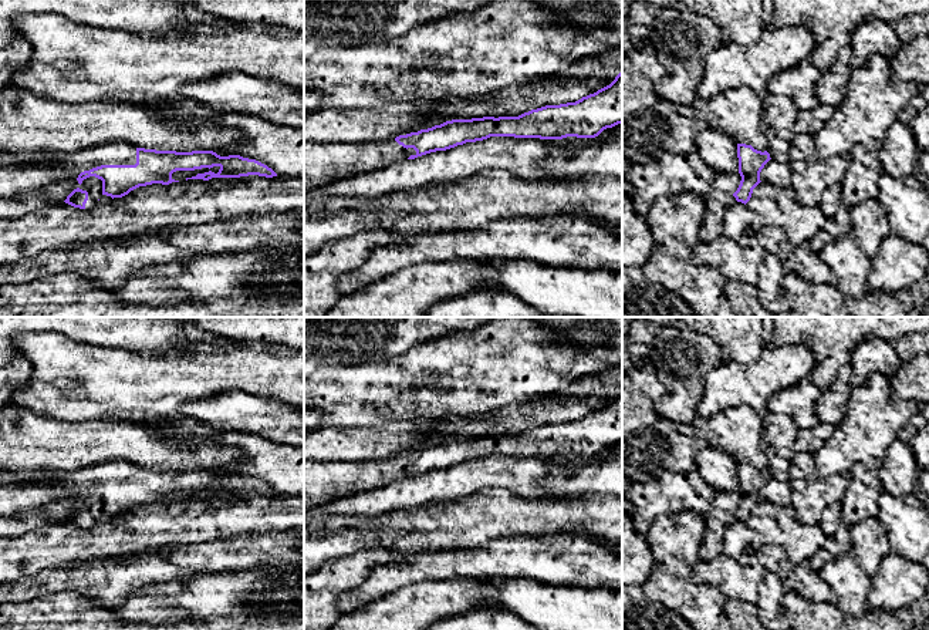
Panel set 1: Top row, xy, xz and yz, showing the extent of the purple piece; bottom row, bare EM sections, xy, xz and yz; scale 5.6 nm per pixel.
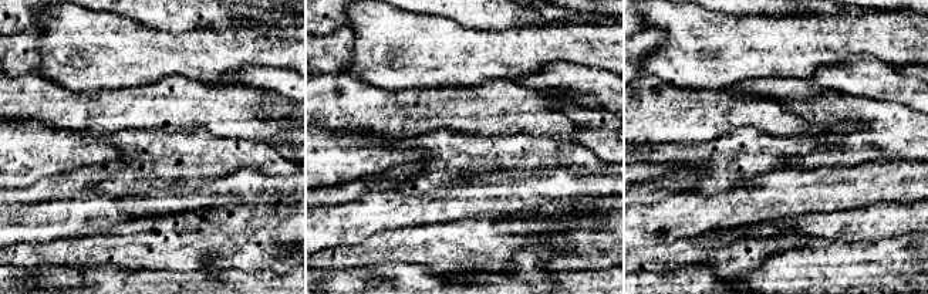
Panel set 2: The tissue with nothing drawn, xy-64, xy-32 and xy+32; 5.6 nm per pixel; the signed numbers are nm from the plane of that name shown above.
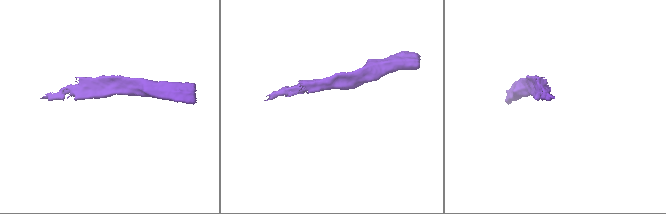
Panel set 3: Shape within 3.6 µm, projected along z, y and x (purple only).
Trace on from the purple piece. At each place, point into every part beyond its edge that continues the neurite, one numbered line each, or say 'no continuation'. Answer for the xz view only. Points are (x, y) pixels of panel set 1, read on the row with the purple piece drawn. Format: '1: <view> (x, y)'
1: xz (324, 164)

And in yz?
no continuation

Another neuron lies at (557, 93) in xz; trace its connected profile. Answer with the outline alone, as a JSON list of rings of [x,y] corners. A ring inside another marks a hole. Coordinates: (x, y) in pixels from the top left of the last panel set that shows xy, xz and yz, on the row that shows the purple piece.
[[[592,77],[588,82],[572,81],[570,84],[553,82],[544,87],[521,84],[516,88],[501,88],[476,97],[449,97],[433,108],[433,118],[428,128],[452,119],[472,119],[483,117],[518,117],[545,105],[575,102],[582,97],[609,85],[615,77]]]

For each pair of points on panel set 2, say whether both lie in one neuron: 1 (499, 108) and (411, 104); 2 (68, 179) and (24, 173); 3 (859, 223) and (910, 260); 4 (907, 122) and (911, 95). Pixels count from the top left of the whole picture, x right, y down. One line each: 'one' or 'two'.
1: one
2: two
3: two
4: two

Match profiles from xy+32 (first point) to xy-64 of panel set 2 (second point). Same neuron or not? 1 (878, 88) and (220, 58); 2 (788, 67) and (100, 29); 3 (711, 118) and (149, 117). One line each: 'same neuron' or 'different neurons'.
1: different neurons
2: same neuron
3: same neuron

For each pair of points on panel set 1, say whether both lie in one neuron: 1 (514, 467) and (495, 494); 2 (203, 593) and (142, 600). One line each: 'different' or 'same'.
1: different
2: same

